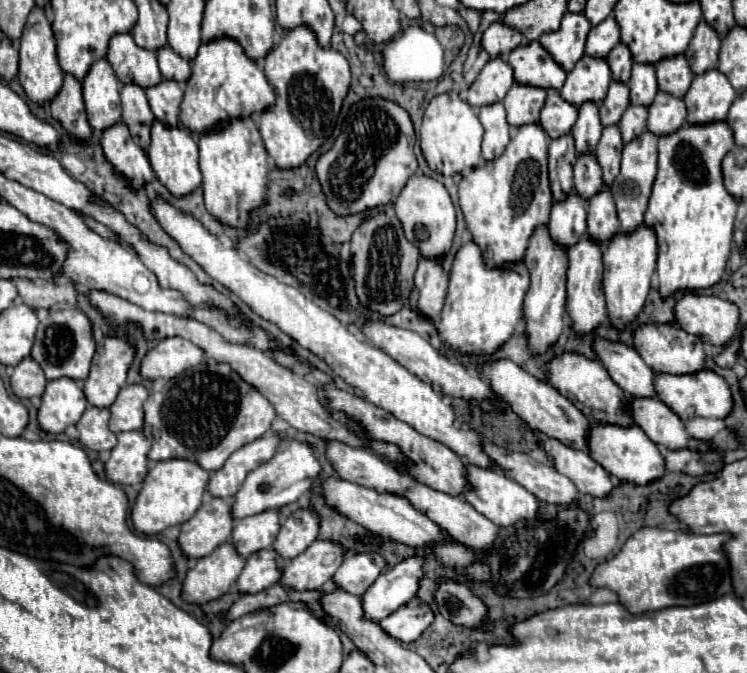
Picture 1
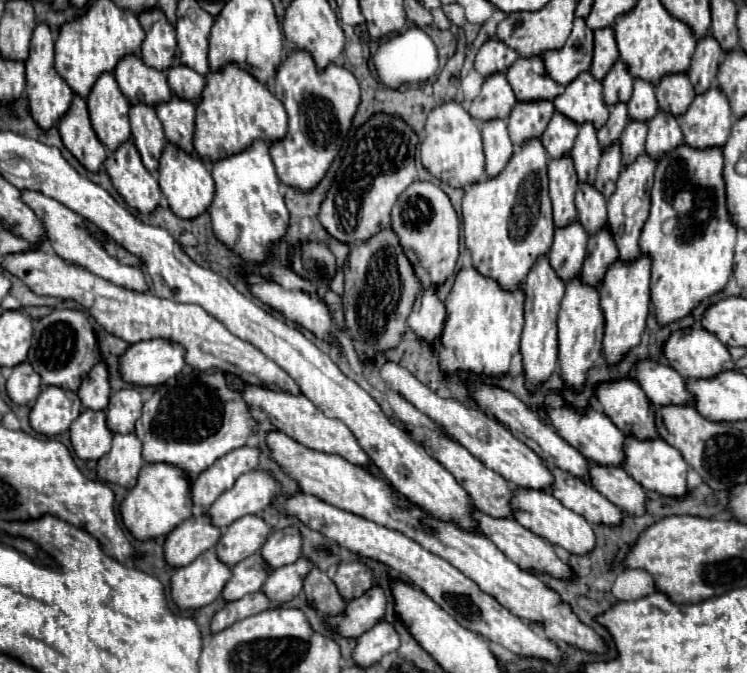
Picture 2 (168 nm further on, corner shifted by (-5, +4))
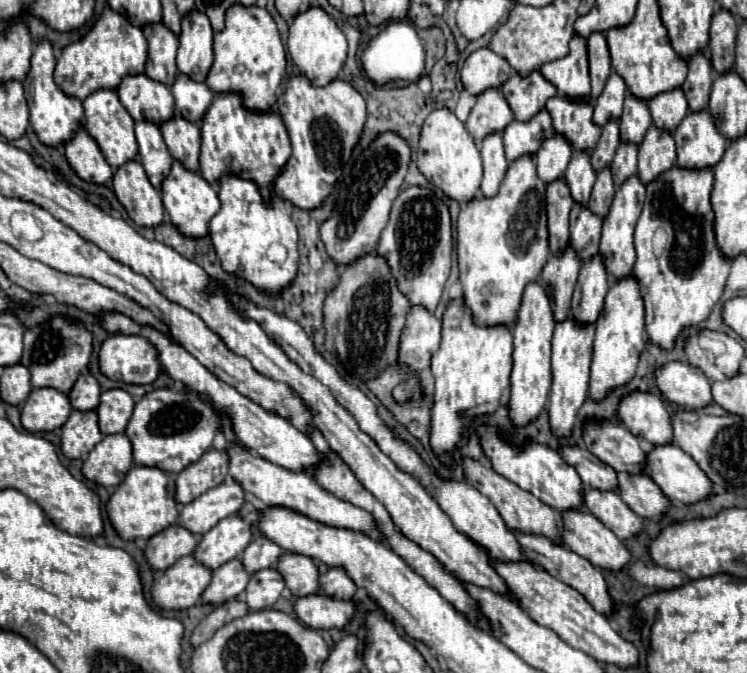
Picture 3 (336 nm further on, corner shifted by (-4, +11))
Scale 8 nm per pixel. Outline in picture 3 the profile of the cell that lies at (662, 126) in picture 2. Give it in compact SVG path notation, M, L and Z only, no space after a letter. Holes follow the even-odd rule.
M650 125L638 151L638 177L642 183L650 183L662 169L670 169L676 163L676 143L670 131Z

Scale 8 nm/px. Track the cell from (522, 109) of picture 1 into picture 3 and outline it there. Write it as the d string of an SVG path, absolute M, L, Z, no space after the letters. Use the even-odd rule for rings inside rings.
M546 109L538 111L528 121L514 119L502 133L506 159L514 161L514 157L522 157L522 153L536 153L538 145L542 143L542 137L546 137L546 133L554 133L552 119Z

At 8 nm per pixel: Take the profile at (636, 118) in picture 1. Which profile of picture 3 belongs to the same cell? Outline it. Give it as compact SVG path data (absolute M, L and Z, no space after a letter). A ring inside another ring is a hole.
M622 141L616 157L612 161L612 169L614 169L614 183L616 187L622 185L622 181L626 181L626 177L630 177L630 173L636 173L636 155L638 155L638 145Z

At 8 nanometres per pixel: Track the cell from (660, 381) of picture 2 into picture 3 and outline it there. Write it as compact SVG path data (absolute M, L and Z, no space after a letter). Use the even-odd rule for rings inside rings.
M686 361L660 365L656 367L654 377L662 395L680 407L700 409L712 401L708 379Z

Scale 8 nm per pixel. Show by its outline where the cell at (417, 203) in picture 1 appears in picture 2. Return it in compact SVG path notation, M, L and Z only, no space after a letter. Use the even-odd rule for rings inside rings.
M413 182L393 206L391 228L399 236L399 244L403 252L407 252L407 260L411 260L423 290L439 288L453 274L459 256L459 218L439 186L431 182Z

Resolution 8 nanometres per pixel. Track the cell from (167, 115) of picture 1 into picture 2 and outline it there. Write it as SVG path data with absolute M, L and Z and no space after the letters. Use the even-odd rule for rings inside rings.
M173 96L173 100L155 106L155 110L163 124L167 140L171 144L179 144L179 148L183 148L183 152L193 152L195 104Z

